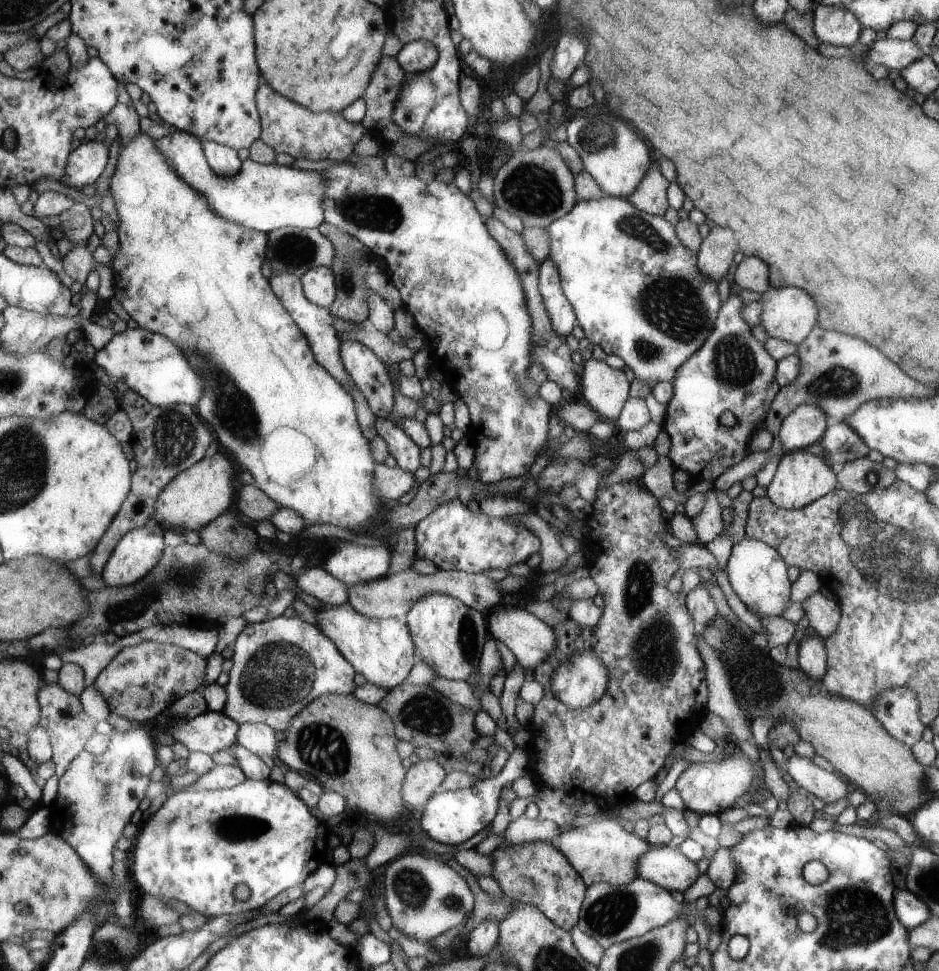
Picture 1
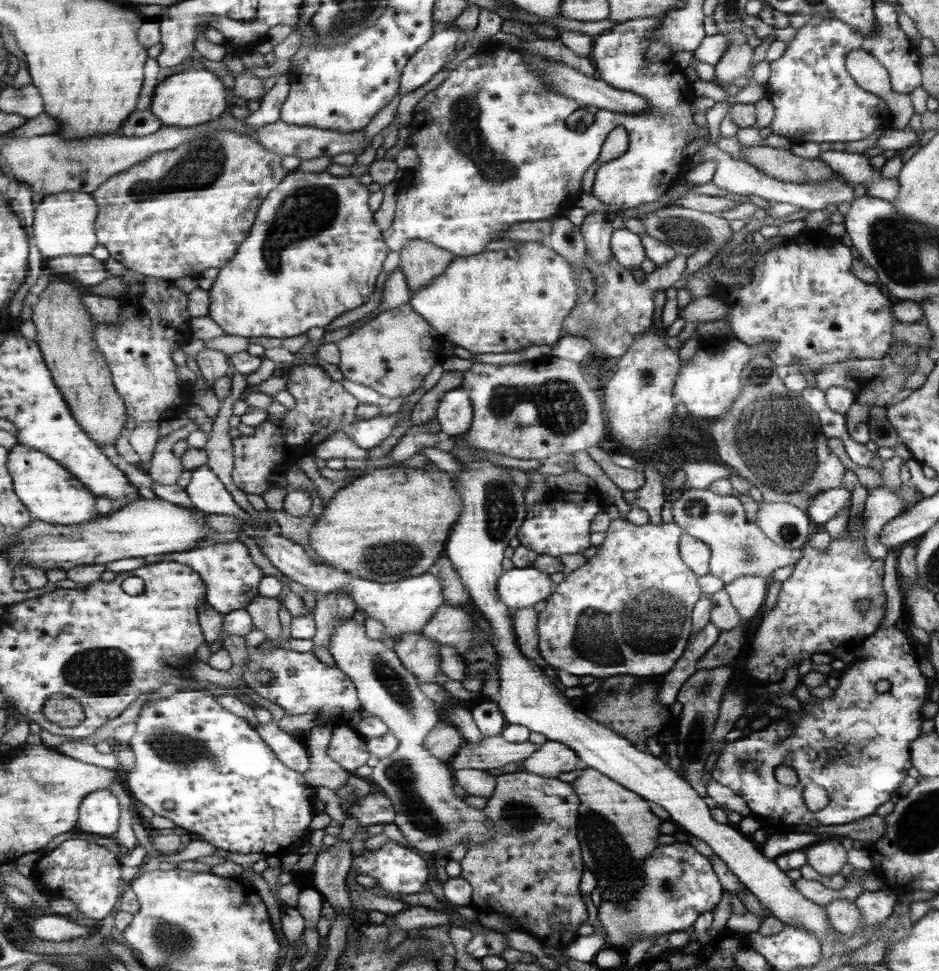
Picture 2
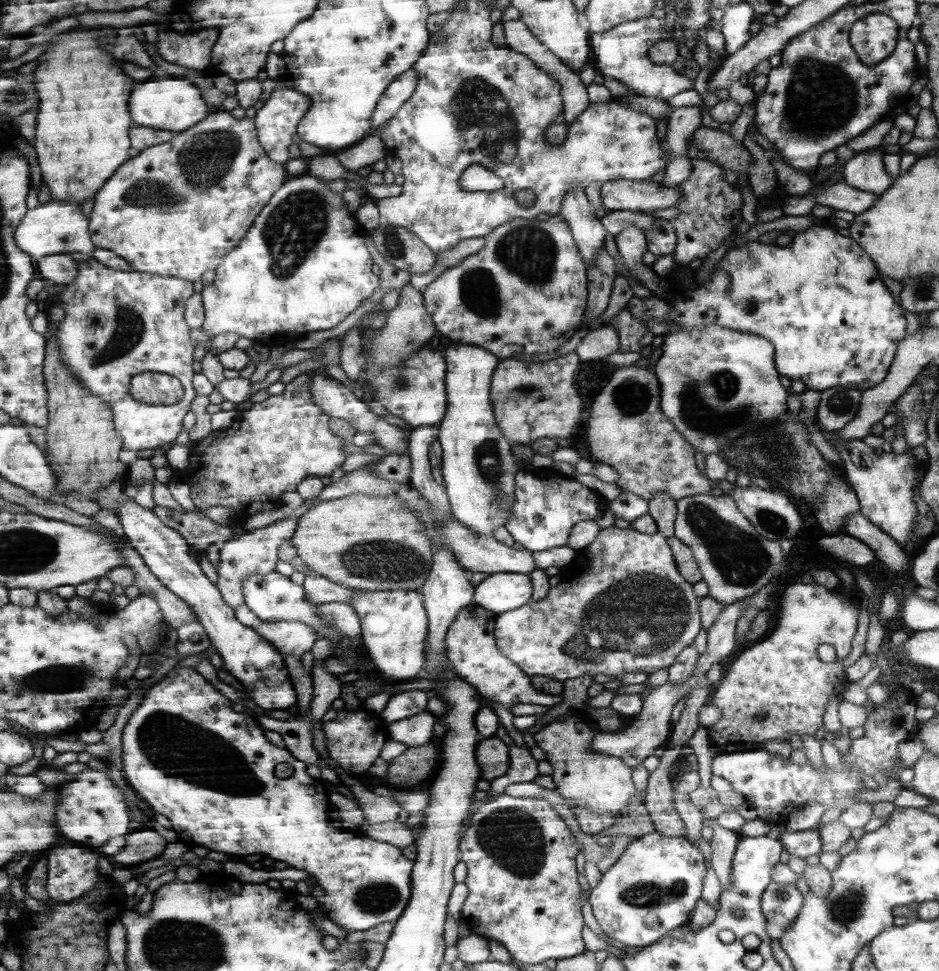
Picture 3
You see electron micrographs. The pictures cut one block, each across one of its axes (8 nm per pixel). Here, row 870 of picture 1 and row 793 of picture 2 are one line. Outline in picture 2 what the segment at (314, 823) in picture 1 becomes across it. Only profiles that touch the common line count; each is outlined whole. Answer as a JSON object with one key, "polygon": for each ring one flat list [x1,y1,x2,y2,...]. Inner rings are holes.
{"polygon":[[178,691,166,698,155,700,142,708,136,720,136,733,125,746,128,746,136,757,136,766,130,771,123,771,122,783,125,786,128,793,136,800,140,800,142,804,148,806,154,810,155,814,164,816,164,818,170,818,177,826,187,830,188,834,200,834,206,842,210,842,217,848,223,848,230,852,237,852,242,854,248,854,249,852,261,852,269,855,284,856,285,854,294,853,301,847,301,845,309,841,312,830,310,829,310,822,316,813,320,810,320,806,317,805,314,800,314,787,308,785,304,781,301,772,296,772,291,768,288,768,285,764,282,764,280,760,276,758,274,751,264,742,256,728,250,726,246,720,234,716,234,714,228,714,228,710,224,710,214,698,212,694,204,693,204,691],[170,800,174,802,174,808,168,810,164,808,164,802]]}

